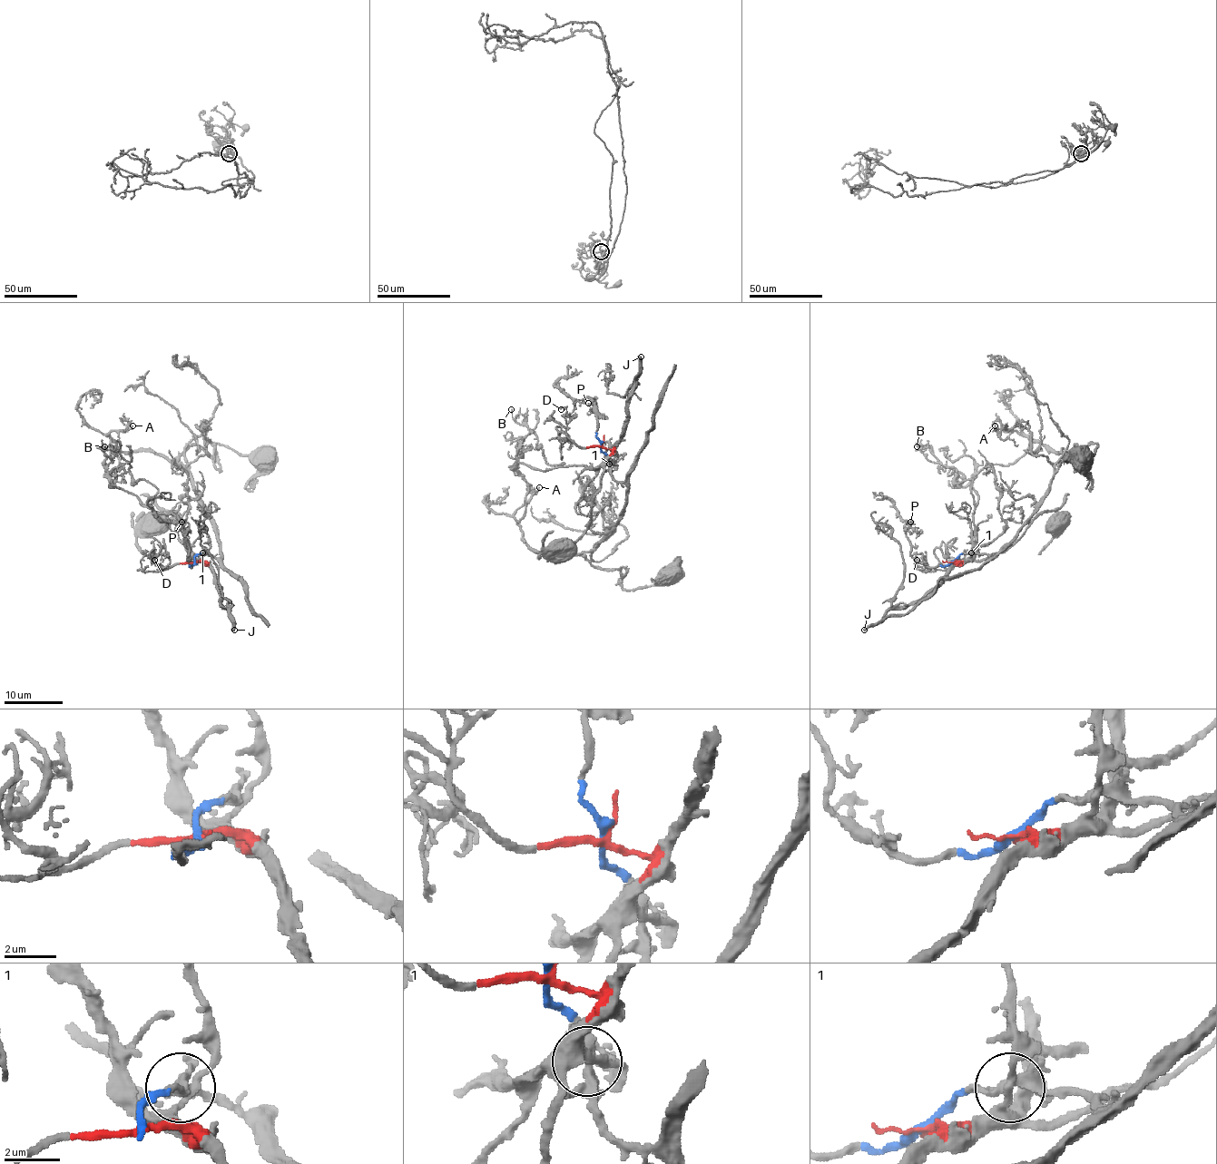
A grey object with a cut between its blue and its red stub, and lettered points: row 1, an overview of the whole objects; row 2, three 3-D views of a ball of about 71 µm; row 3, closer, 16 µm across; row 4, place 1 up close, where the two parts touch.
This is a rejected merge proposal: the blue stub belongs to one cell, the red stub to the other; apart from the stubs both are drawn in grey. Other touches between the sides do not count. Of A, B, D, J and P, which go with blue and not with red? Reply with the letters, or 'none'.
A, P

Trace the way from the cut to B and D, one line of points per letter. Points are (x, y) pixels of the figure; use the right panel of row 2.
B: (952, 562), (966, 562), (974, 551), (973, 481), (956, 483), (955, 468), (945, 466), (930, 445), (917, 445)
D: (952, 562), (955, 563), (949, 568), (918, 570), (917, 559)

